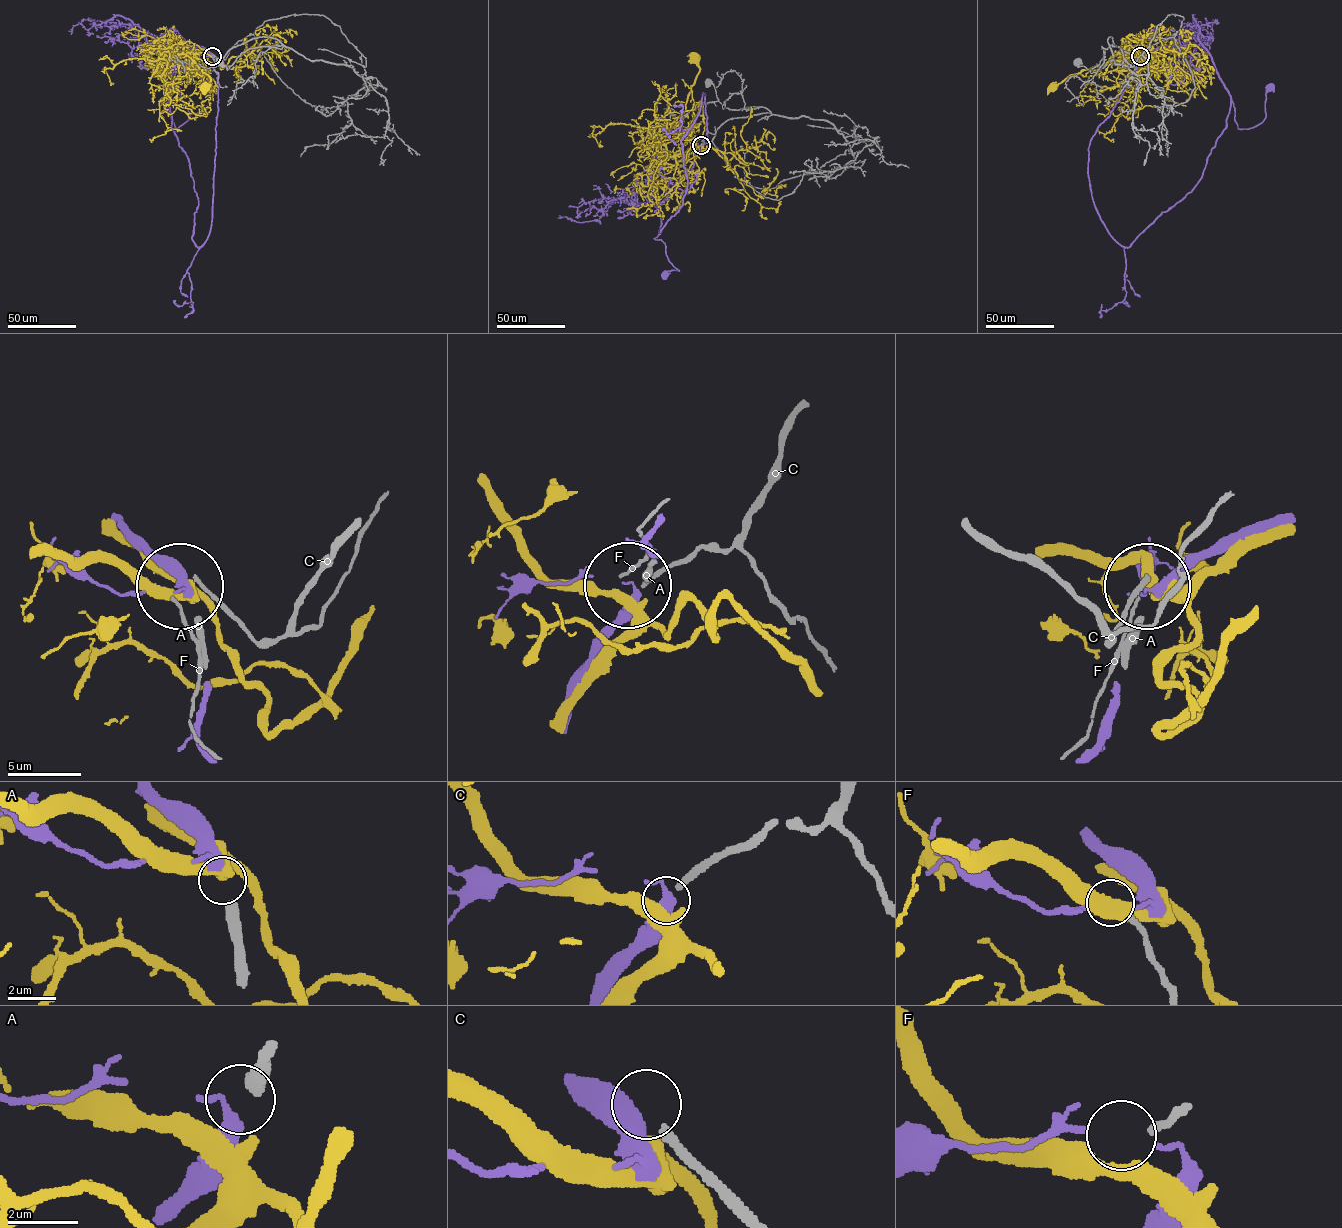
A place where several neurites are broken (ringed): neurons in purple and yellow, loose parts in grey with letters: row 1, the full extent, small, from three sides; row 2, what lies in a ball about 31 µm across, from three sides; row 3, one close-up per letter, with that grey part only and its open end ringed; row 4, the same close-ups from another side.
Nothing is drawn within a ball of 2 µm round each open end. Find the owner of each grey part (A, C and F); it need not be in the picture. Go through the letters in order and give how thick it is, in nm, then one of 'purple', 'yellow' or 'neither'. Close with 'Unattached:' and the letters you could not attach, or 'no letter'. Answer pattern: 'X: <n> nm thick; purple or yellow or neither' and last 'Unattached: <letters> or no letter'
A: 460 nm thick; purple
C: 300 nm thick; neither
F: 200 nm thick; neither
Unattached: C, F

